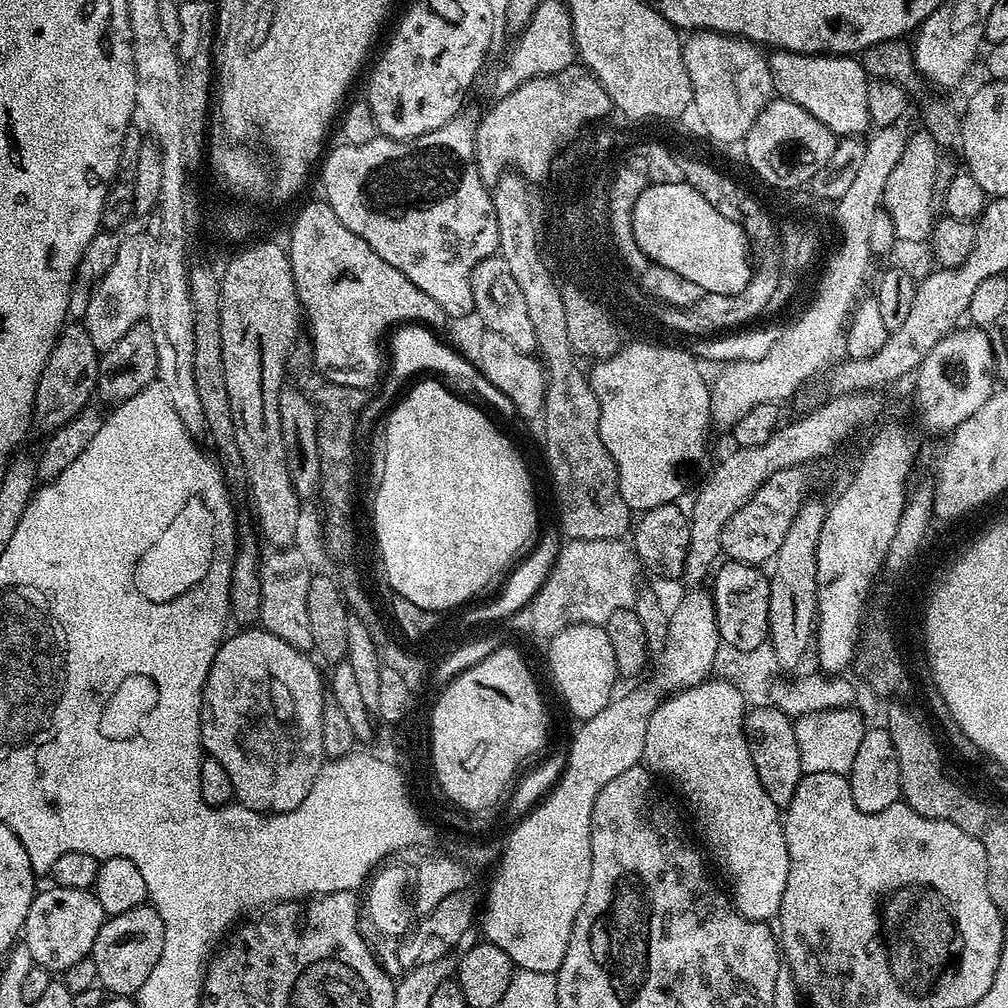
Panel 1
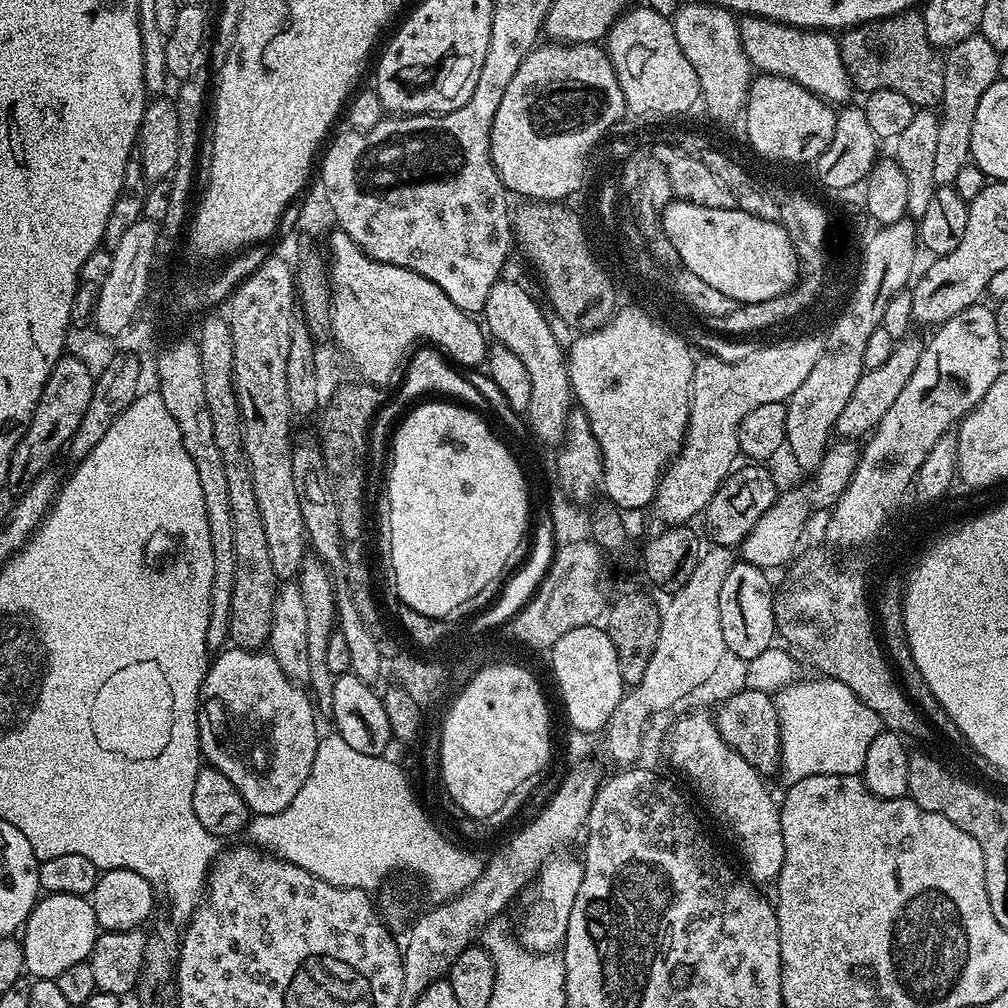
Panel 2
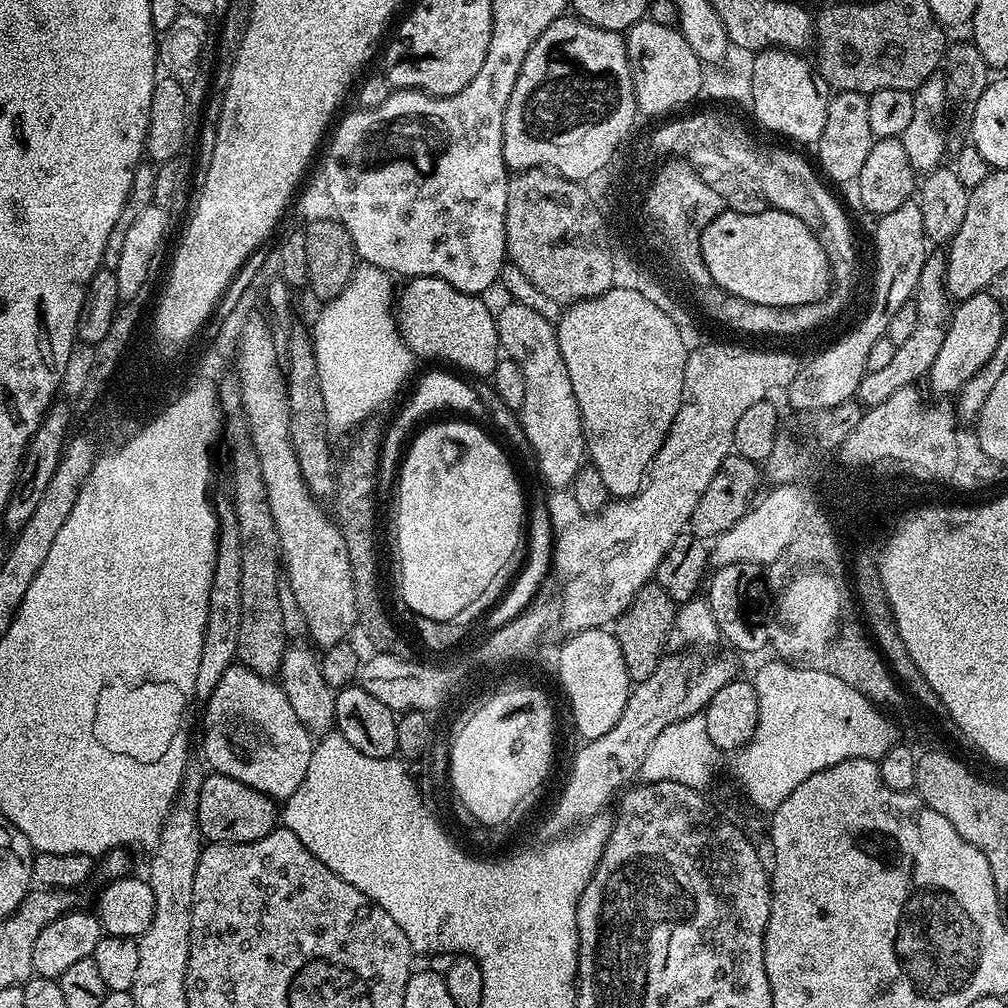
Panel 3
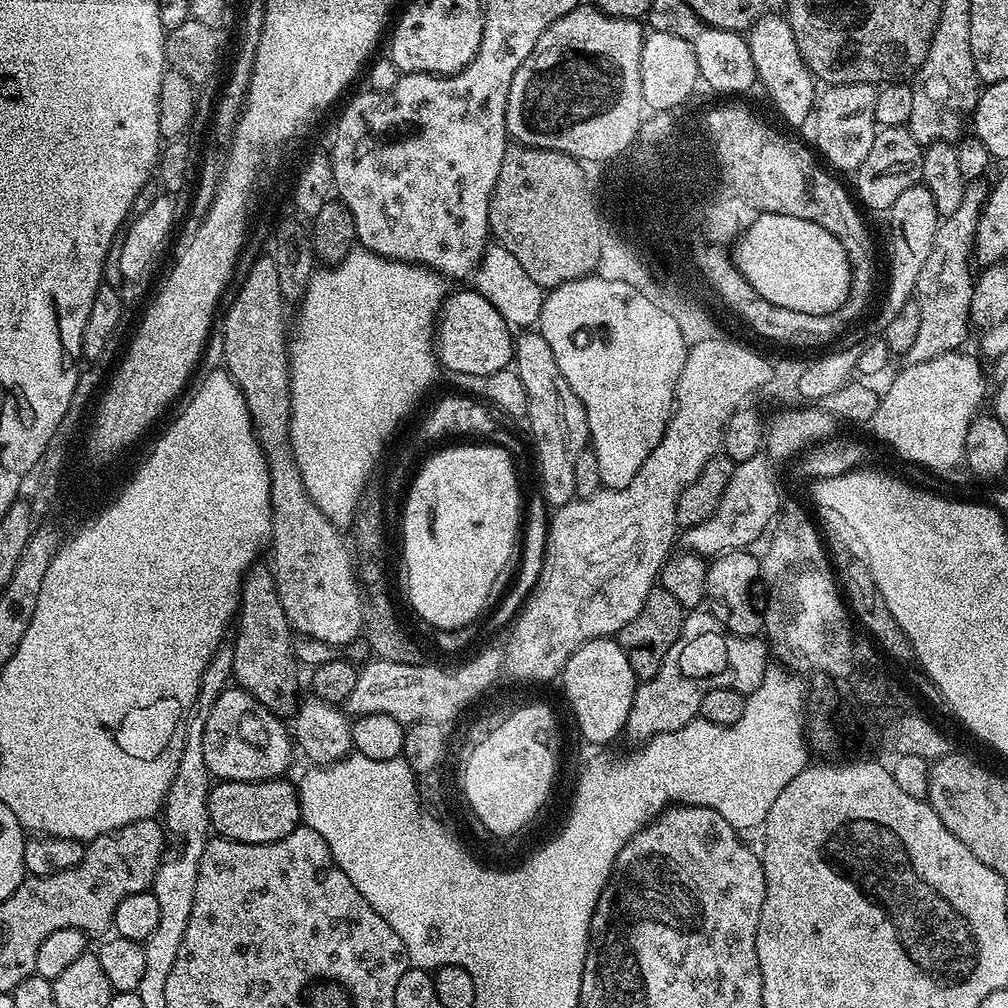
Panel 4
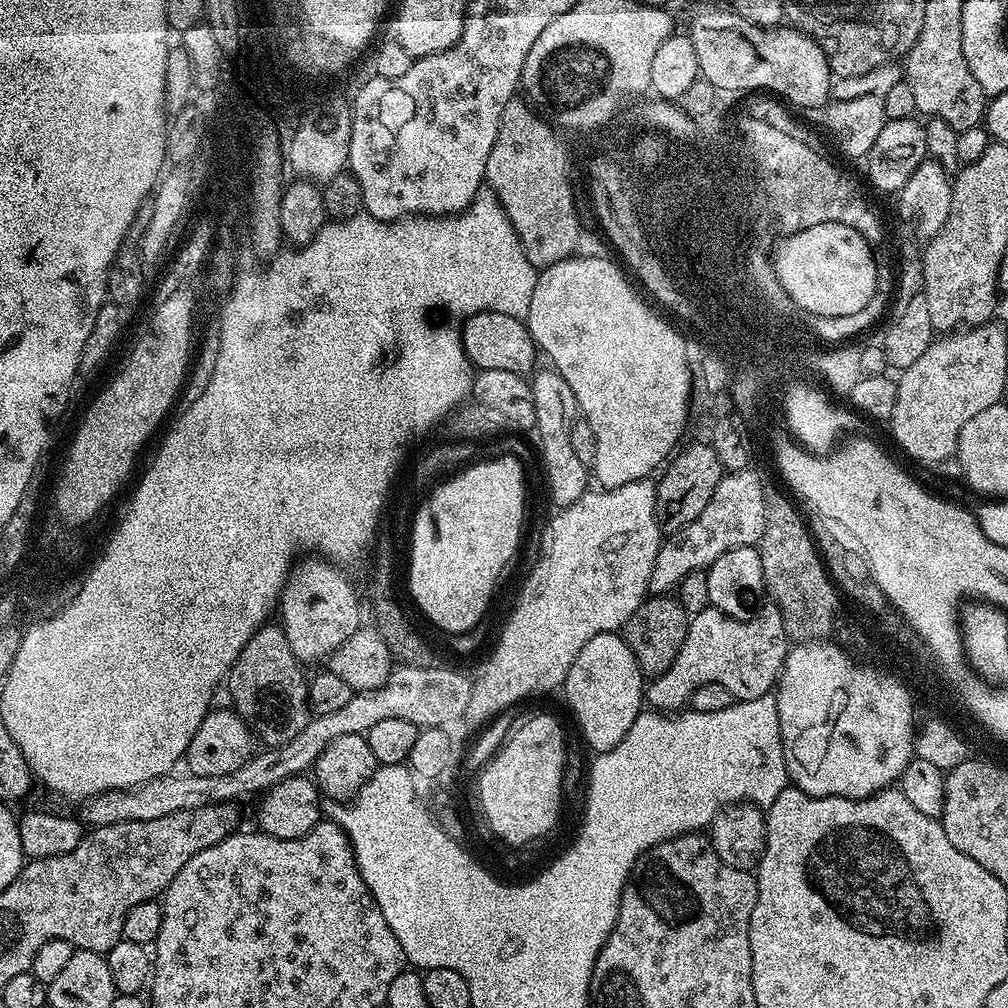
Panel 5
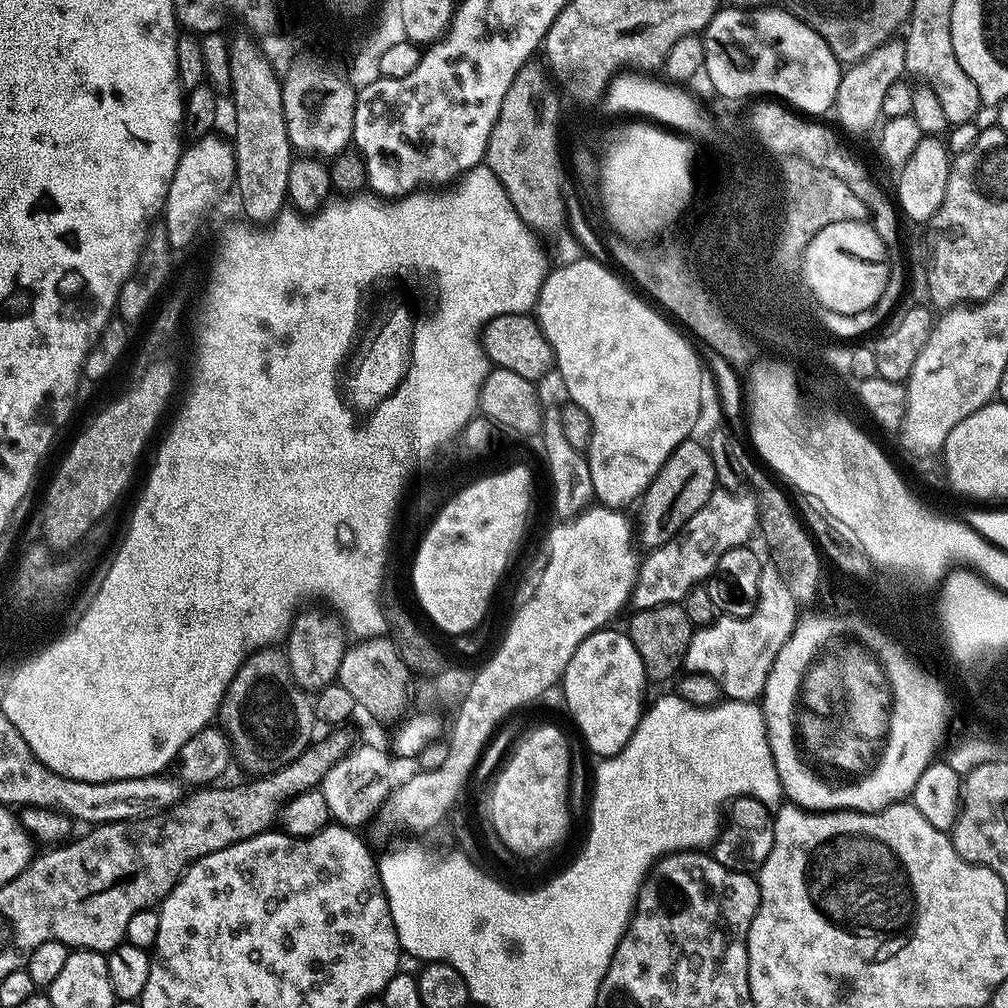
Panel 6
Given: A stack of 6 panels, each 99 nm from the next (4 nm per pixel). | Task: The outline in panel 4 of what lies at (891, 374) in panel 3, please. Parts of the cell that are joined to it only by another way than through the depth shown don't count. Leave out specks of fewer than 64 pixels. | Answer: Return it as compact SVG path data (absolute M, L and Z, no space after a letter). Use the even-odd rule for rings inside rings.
M969 183L962 194L962 202L958 202L958 210L943 217L940 227L936 229L930 258L926 258L926 266L922 266L922 274L918 274L916 283L914 299L922 314L922 326L918 326L918 339L906 354L908 364L930 362L930 358L938 358L965 347L963 344L968 340L968 328L970 329L972 319L970 302L974 272L971 272L971 268L974 268L972 259L978 218L984 209L984 203L988 201L989 191L987 183Z

